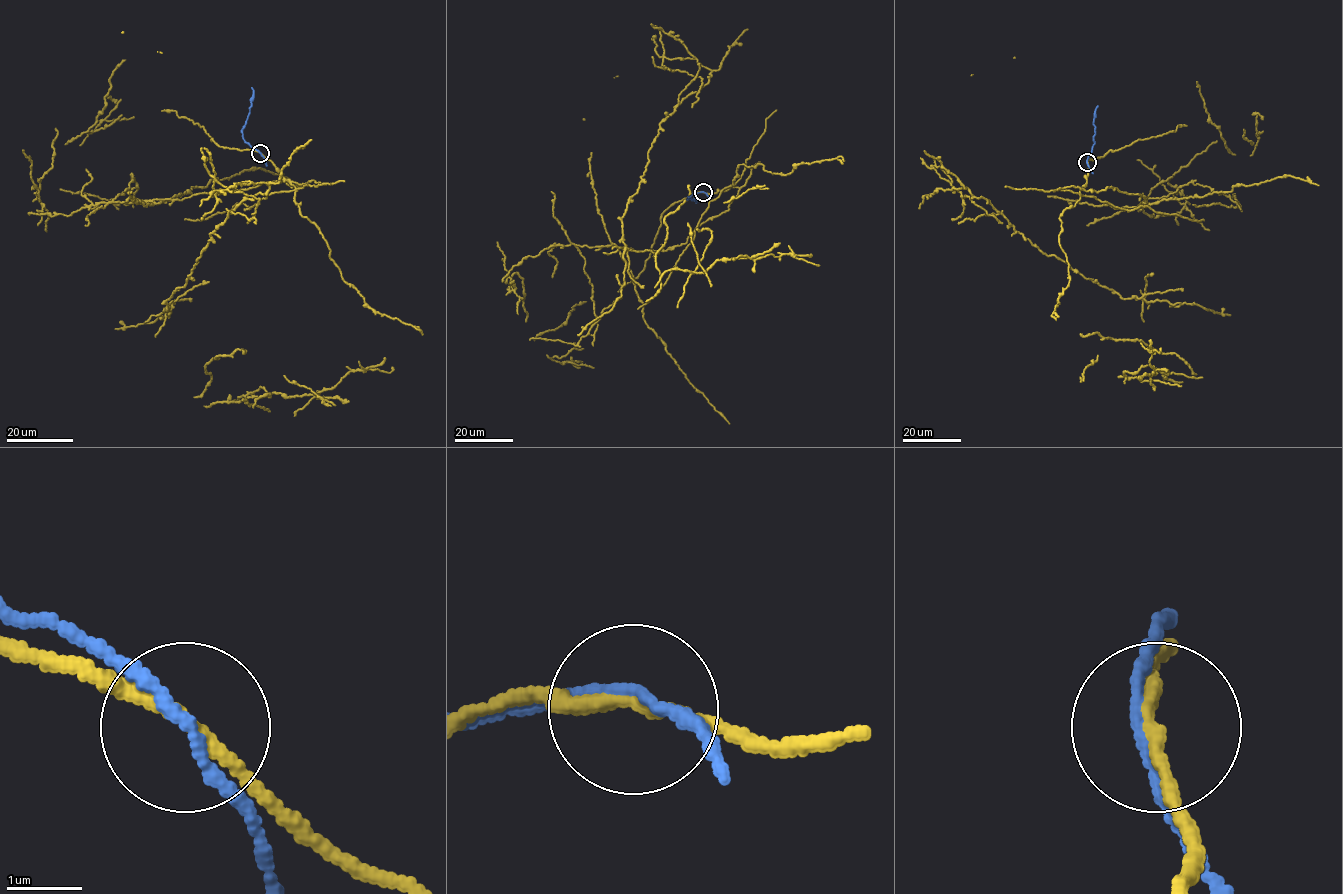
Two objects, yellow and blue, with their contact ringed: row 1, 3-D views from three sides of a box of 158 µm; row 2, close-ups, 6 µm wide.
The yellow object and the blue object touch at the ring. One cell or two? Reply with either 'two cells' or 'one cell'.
two cells

